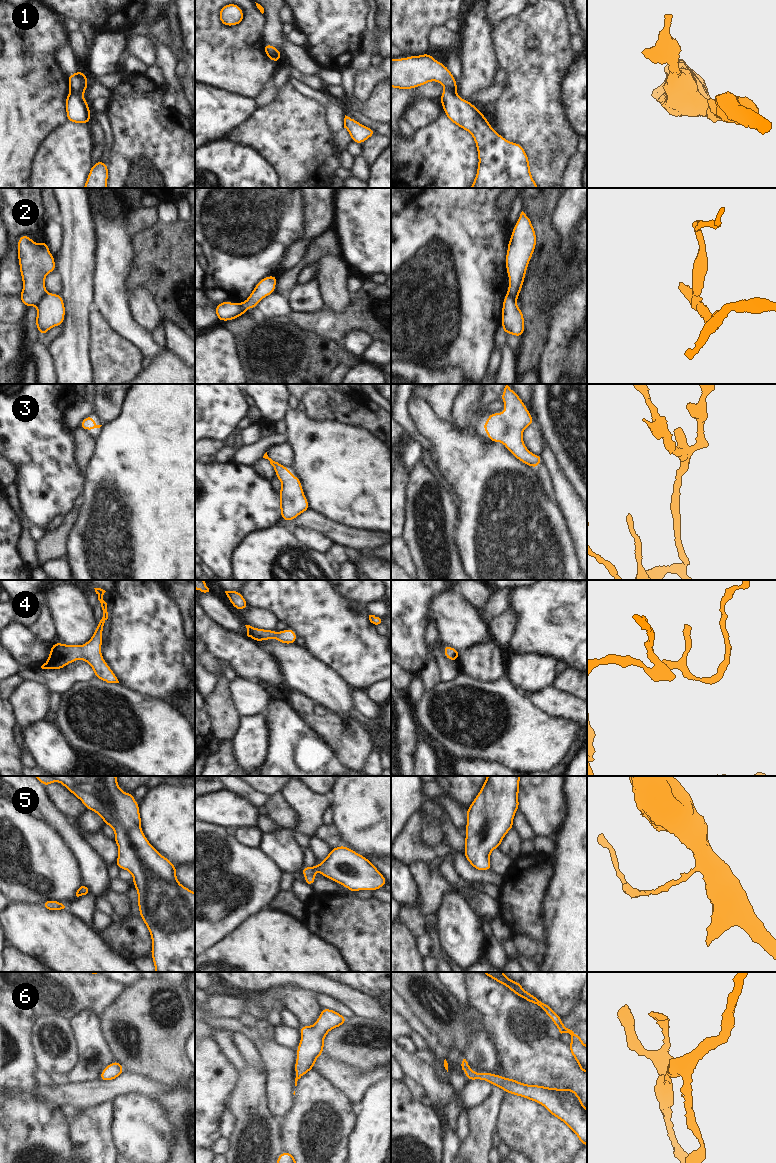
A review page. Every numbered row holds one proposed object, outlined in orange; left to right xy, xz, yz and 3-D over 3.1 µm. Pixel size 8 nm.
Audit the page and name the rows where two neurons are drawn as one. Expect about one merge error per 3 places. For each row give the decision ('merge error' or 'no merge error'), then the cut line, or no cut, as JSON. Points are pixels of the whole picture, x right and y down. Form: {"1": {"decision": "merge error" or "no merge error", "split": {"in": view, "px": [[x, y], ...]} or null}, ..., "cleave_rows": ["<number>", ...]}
{"1": {"decision": "merge error", "split": {"in": "xy", "px": [[70, 90], [82, 94]]}}, "2": {"decision": "merge error", "split": {"in": "xy", "px": [[46, 292], [37, 305]]}}, "3": {"decision": "no merge error", "split": null}, "4": {"decision": "no merge error", "split": null}, "5": {"decision": "no merge error", "split": null}, "6": {"decision": "no merge error", "split": null}, "cleave_rows": ["1", "2"]}

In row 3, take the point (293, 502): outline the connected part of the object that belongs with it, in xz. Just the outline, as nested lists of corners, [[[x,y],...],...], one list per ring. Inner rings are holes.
[[[267,452],[263,458],[268,459],[276,472],[276,478],[282,482],[280,493],[281,519],[293,521],[298,515],[310,509],[308,500],[304,496],[299,477],[293,476],[289,468],[273,461]]]

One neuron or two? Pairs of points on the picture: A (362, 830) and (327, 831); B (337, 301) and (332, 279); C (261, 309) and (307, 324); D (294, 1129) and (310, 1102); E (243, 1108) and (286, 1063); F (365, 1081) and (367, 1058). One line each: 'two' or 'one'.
A: two
B: one
C: two
D: one
E: two
F: two

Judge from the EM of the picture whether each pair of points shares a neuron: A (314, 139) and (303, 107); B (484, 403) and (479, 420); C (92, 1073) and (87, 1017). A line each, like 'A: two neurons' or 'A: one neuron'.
A: one neuron
B: one neuron
C: one neuron

